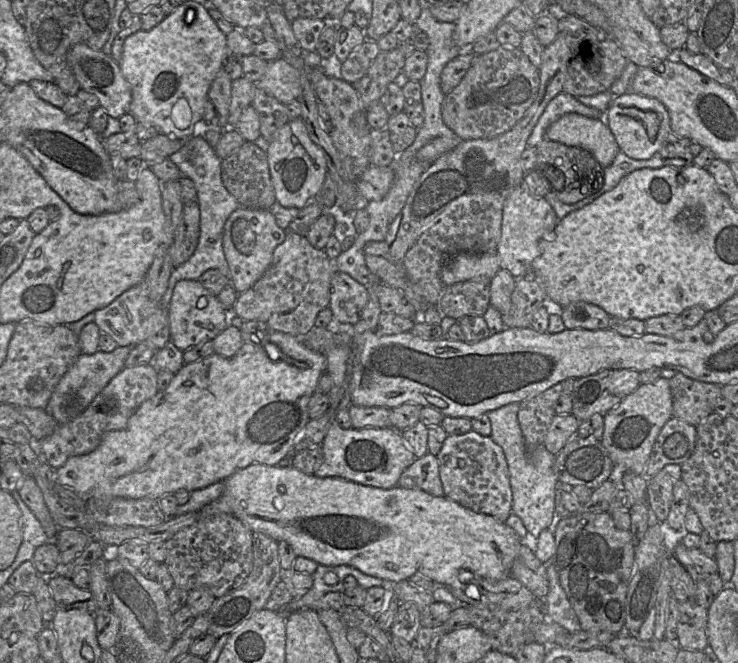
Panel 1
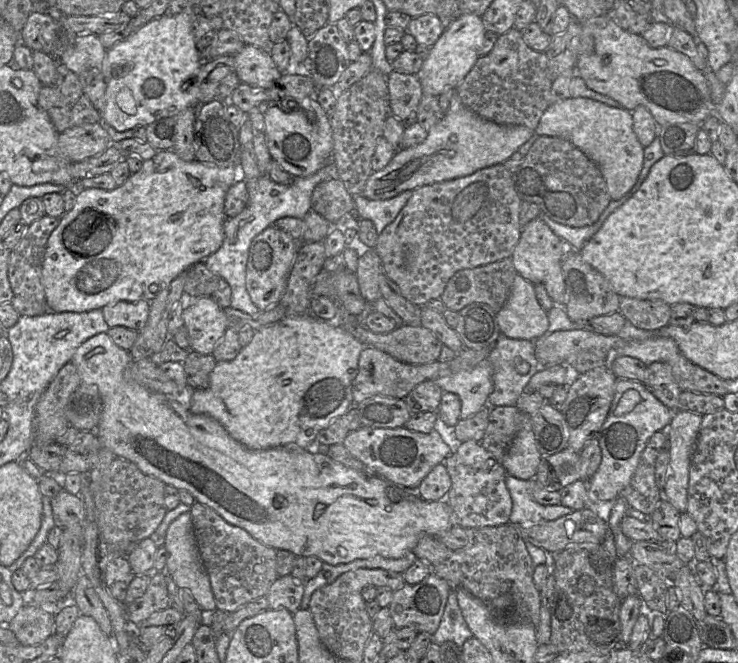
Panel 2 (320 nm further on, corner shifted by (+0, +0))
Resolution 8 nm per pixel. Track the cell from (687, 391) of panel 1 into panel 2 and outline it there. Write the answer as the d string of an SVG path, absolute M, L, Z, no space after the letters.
M654 362L648 365L644 384L669 409L679 410L679 396L682 390L667 362Z

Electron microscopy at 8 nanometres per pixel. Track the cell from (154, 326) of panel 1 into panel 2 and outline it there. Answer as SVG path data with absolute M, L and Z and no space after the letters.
M118 301L104 306L101 310L109 327L123 326L139 332L147 322L150 302Z

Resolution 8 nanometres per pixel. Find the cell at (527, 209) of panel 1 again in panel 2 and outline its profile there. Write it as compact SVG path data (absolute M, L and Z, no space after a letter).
M539 217L522 227L519 242L511 256L519 275L535 284L542 284L554 305L562 305L565 309L565 281L561 266L561 239Z

